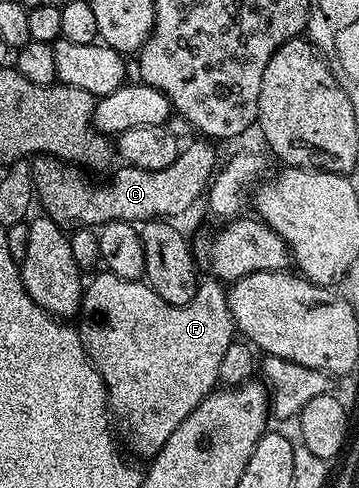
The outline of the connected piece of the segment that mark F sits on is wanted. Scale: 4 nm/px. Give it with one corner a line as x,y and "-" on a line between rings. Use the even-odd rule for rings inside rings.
106,271
95,275
92,281
90,278
86,282
83,304
79,306
79,336
105,383
107,403
117,422
118,432
127,436
126,448
131,448
136,458
150,459
158,455
169,435
173,435
173,431
177,431
177,427
185,423
188,415
220,384
221,359
237,337
235,320
227,302
227,289
218,280
207,279
200,284
189,303
170,305
151,289
146,280
121,279

